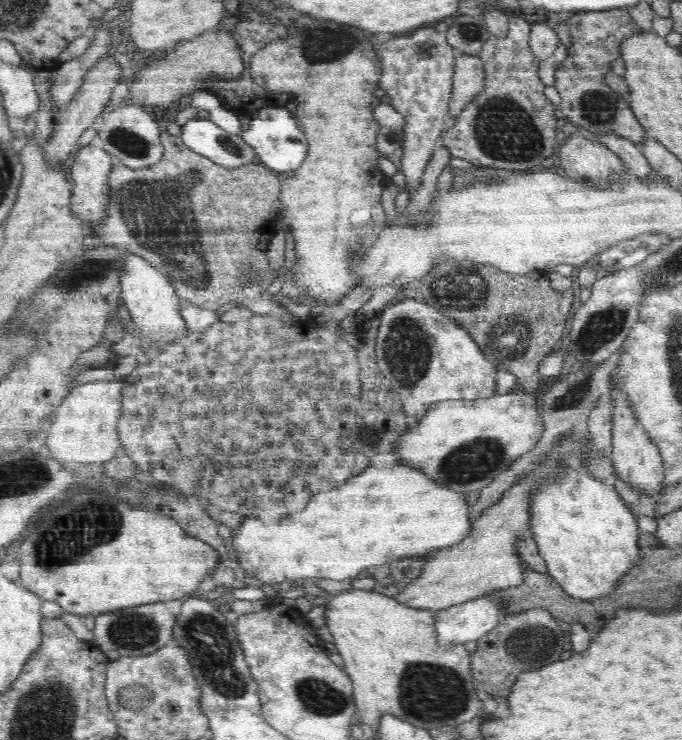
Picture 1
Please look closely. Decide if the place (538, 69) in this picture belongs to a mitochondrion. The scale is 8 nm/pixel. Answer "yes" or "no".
no

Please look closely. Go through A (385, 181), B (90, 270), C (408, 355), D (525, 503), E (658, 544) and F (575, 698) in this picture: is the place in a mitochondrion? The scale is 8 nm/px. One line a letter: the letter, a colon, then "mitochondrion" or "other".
A: other
B: mitochondrion
C: mitochondrion
D: other
E: other
F: other

